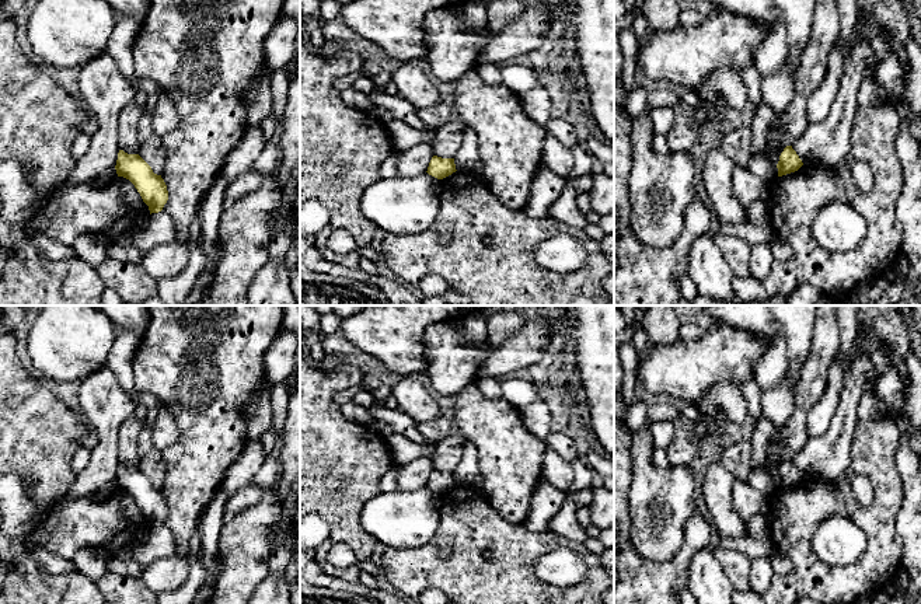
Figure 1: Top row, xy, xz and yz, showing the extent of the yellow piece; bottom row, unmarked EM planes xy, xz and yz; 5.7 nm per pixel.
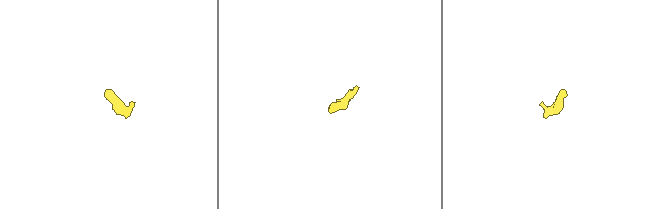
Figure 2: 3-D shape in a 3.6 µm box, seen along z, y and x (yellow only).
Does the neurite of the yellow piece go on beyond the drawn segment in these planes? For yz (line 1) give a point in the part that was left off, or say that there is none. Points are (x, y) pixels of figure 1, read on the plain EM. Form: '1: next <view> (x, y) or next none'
1: next none

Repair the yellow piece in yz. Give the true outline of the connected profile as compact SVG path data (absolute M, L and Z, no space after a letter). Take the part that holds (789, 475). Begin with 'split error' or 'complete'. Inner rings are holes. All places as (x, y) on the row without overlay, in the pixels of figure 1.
complete; M786 460L784 465L779 469L779 475L777 478L778 482L778 490L791 488L798 485L803 479L802 474L796 468L796 465L792 462L792 460Z

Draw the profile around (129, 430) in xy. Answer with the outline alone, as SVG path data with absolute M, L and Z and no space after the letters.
M132 415L122 423L118 434L119 464L128 468L139 468L137 436L144 426L144 418L137 415Z

